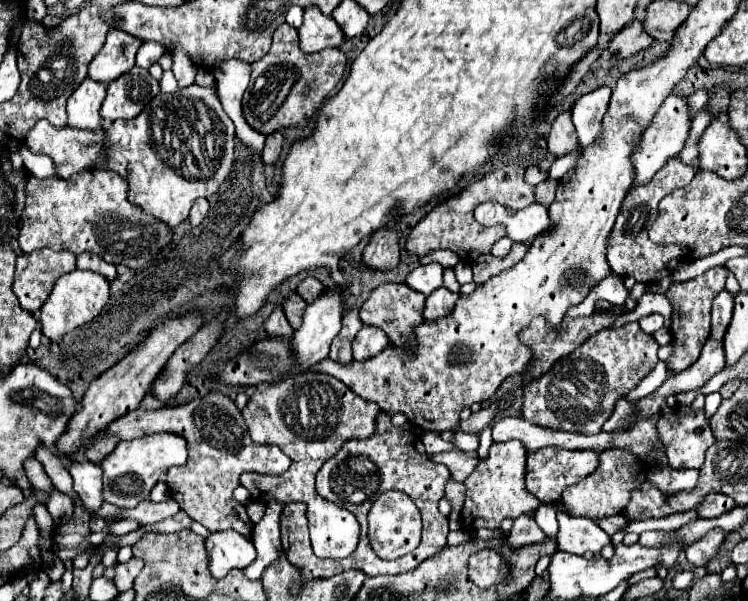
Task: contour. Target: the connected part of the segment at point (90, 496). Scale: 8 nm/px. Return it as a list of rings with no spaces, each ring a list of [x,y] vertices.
[[[77,460],[71,464],[69,474],[73,476],[73,488],[81,496],[85,508],[95,512],[103,504],[103,472],[101,466],[91,464],[89,460]]]

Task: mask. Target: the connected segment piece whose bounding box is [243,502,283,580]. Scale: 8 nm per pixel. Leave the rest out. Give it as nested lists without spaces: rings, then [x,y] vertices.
[[[273,502],[271,506],[267,506],[261,522],[254,525],[252,541],[257,551],[257,560],[243,570],[249,580],[259,580],[263,570],[283,554],[280,540],[281,510],[283,506]]]

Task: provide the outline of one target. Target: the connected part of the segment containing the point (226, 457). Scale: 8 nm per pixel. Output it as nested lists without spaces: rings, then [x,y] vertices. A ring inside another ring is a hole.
[[[207,394],[207,396],[201,396],[201,398],[195,398],[195,400],[191,400],[191,402],[187,402],[187,404],[183,404],[183,406],[163,406],[163,408],[159,408],[159,410],[141,410],[141,408],[137,408],[137,410],[133,410],[133,412],[129,412],[129,414],[125,414],[125,416],[121,416],[121,418],[117,418],[115,422],[111,422],[105,430],[101,430],[101,432],[97,432],[89,442],[87,442],[87,446],[91,444],[91,442],[95,442],[95,440],[99,440],[99,438],[107,438],[107,436],[119,436],[119,440],[131,440],[131,438],[139,438],[139,436],[145,436],[145,434],[151,434],[151,432],[175,432],[175,434],[181,434],[185,440],[187,440],[187,444],[189,444],[189,460],[187,460],[187,464],[185,466],[175,466],[175,468],[171,468],[169,472],[167,472],[167,484],[169,484],[169,488],[171,488],[171,496],[177,500],[177,504],[181,506],[181,510],[185,510],[195,522],[201,522],[205,528],[209,528],[211,532],[217,532],[217,530],[237,530],[237,532],[241,532],[243,536],[247,536],[247,538],[251,538],[251,528],[253,528],[253,524],[251,524],[251,520],[249,520],[249,516],[247,516],[247,512],[245,512],[245,506],[243,504],[237,504],[235,500],[233,500],[233,490],[239,486],[239,476],[243,474],[243,472],[261,472],[261,474],[283,474],[283,472],[287,472],[287,468],[291,466],[291,458],[287,456],[287,454],[283,454],[283,450],[281,448],[275,448],[275,446],[261,446],[261,444],[253,444],[253,440],[251,440],[251,436],[249,436],[249,432],[247,432],[247,424],[245,424],[245,420],[243,420],[243,416],[241,416],[241,412],[239,412],[239,408],[235,406],[235,402],[229,398],[229,396],[223,396],[223,394]]]

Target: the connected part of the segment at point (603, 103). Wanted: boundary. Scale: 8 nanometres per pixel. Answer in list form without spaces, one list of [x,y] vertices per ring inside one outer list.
[[[601,86],[585,96],[581,96],[573,110],[573,124],[577,128],[577,136],[579,136],[579,146],[589,146],[599,130],[601,130],[601,116],[607,112],[607,104],[611,98],[611,88],[609,86]]]

